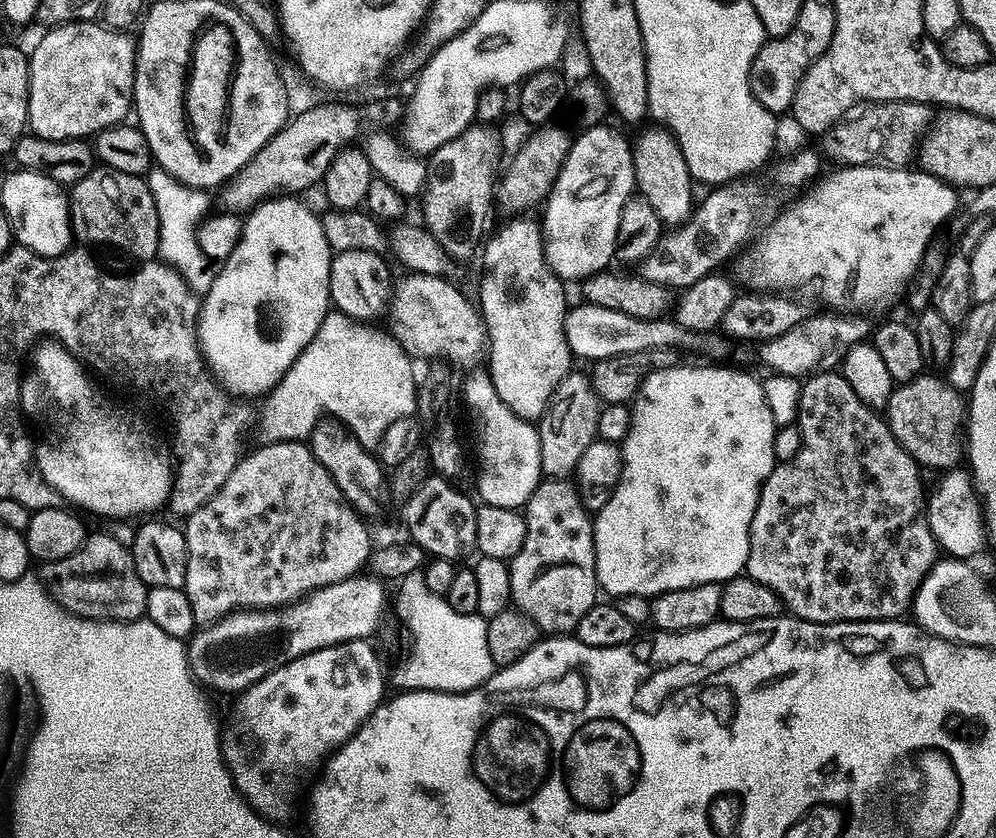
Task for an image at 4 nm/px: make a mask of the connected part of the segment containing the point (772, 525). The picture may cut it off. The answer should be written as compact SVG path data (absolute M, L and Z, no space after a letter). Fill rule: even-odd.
M839 371L819 372L809 375L803 381L800 389L798 412L804 416L804 424L799 428L802 445L797 456L800 460L795 457L792 460L786 460L785 463L788 468L777 463L775 466L780 469L780 472L773 468L772 471L776 473L776 476L770 473L764 479L768 488L764 485L760 487L760 495L763 496L764 500L758 498L756 507L759 508L760 512L754 510L756 528L750 526L748 555L752 558L752 568L747 572L747 575L754 577L758 582L762 582L762 586L774 590L774 594L780 598L781 605L800 620L809 620L815 624L841 624L843 620L890 620L894 616L893 605L885 607L872 604L872 512L878 512L878 510L882 512L888 506L888 500L884 500L884 492L880 492L880 476L884 476L884 472L876 472L876 464L892 464L892 460L900 460L900 456L905 456L908 452L906 449L900 452L902 445L896 448L899 442L896 441L892 444L896 438L887 423L880 416L879 420L875 416L877 413L873 409L867 408L858 398L858 394L852 396L854 390L848 392L850 382L846 382L844 375L836 380L838 375L841 374Z

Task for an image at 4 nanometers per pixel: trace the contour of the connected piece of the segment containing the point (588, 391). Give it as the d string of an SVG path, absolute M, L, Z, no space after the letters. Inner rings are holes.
M569 371L568 375L562 378L562 382L556 387L556 393L552 395L548 402L548 408L538 421L540 470L550 480L564 480L571 477L578 466L578 458L582 458L583 452L586 451L586 446L590 446L590 442L598 439L596 431L598 430L598 418L600 417L602 401L592 389L591 379L585 373L583 376L582 373L576 371Z

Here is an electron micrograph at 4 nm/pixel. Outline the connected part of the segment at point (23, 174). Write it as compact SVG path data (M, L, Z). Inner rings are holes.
M28 169L15 170L10 173L2 184L2 208L8 218L9 229L13 239L42 257L56 257L66 252L72 244L74 233L71 227L70 202L67 195L60 192L53 177L45 173L36 173ZM56 228L60 228L60 248L56 252L44 252L48 244L40 244L40 236L56 236Z

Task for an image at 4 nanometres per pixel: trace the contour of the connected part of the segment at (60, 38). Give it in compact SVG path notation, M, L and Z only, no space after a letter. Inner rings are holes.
M100 22L58 24L45 32L48 33L30 52L28 123L31 131L44 140L78 140L95 137L105 128L119 125L127 112L129 115L133 103L133 72L137 53L133 37L131 40L123 31L113 30Z

